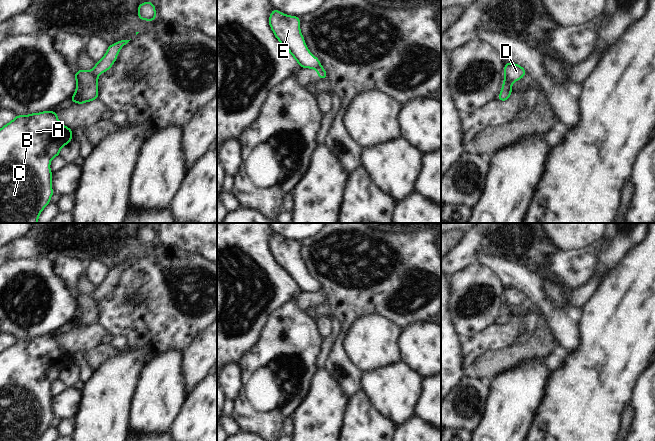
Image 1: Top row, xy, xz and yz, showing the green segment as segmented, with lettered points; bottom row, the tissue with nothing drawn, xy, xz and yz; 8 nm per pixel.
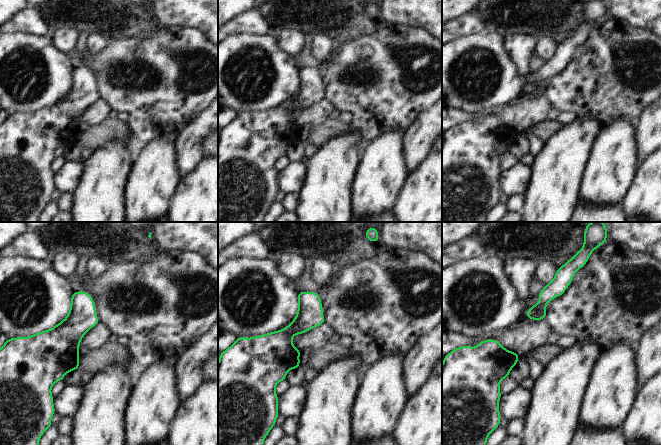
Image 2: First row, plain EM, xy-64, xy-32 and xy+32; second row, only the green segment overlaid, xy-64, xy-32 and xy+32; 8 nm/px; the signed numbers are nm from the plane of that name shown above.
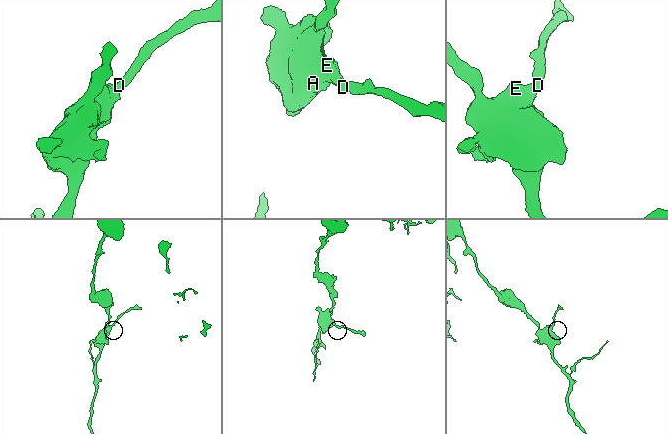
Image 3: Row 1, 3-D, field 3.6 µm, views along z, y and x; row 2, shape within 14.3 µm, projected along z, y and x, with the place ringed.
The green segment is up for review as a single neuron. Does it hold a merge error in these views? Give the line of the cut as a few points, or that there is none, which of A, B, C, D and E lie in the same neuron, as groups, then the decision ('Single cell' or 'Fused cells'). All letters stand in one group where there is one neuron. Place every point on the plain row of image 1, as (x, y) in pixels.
Split along xy (90, 295), (96, 303). Groups: A B C E / D. Fused cells

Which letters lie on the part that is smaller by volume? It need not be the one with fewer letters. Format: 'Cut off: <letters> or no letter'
Cut off: D

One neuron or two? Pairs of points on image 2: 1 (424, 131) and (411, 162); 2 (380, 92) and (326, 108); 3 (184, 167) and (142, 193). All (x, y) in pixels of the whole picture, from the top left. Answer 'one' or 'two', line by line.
1: one
2: two
3: two

